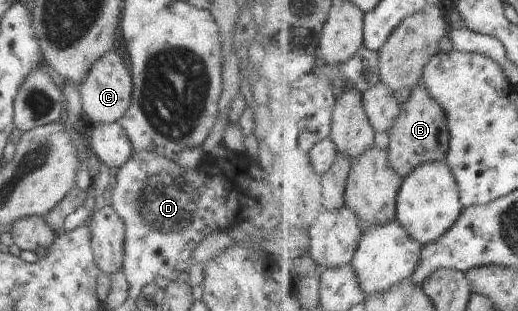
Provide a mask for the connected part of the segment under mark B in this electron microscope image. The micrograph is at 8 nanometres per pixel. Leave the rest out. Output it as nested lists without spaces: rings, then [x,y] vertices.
[[[424,82],[412,90],[409,100],[402,105],[402,112],[395,127],[389,132],[389,161],[397,173],[407,178],[425,163],[446,161],[452,148],[452,130],[449,129],[449,113],[441,101],[437,101]]]

